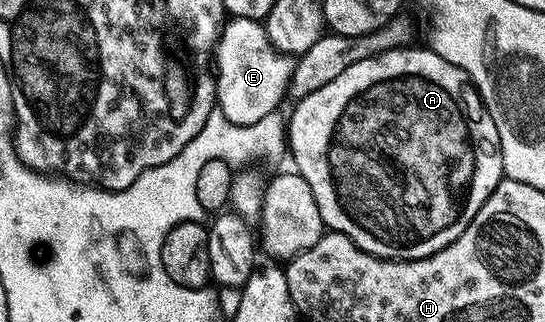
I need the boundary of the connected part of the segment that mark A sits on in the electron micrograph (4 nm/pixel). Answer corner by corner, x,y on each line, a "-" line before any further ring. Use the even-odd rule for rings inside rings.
404,46
394,48
388,52
377,54
373,58
365,58
361,62
353,62
349,70
337,74
333,82
325,82
319,90
313,90
313,94
298,101
289,112
289,123
285,128
285,140
289,145
289,156
295,159
294,171
298,172
305,182
309,182
309,190
313,190
313,198
317,202
317,210
321,210
321,218
324,225
330,231
340,232
349,237
362,252
368,252
379,256
383,260
420,260
431,256
437,250
449,246
473,222
477,210
489,198
489,194
503,175
503,155
499,145
497,126
484,106
479,91
468,80
465,70
461,70
453,62
441,58
441,54
431,51
430,47
415,48
416,46

